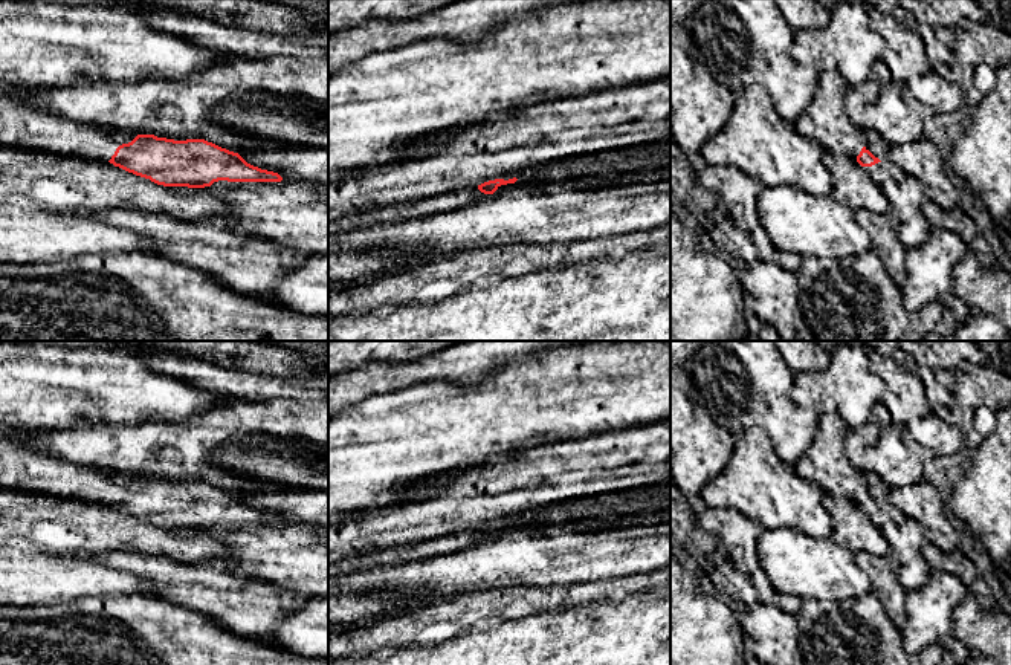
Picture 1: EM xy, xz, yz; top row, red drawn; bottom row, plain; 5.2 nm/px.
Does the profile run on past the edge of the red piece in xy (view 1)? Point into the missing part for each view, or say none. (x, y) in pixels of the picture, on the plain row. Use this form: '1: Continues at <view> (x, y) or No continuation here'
1: Continues at xy (124, 480)

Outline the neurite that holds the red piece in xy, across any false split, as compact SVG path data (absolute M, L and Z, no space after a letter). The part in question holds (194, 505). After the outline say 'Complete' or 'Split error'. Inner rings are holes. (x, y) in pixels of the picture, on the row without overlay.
M116 477L121 488L108 503L163 529L205 530L214 524L281 524L278 515L247 506L238 495L205 482L174 483L154 477Z. Split error

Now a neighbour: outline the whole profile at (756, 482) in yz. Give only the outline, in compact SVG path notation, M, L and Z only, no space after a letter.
M757 425L735 437L728 462L701 489L706 508L736 509L764 529L790 527L814 538L831 538L834 524L823 494L817 483L802 478L794 465L777 456L768 434Z

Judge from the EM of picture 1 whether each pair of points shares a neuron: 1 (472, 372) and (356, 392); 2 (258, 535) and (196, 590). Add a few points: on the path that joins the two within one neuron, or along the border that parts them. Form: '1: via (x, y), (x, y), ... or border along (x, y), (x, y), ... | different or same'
1: via (443, 370), (419, 370), (385, 376) | same
2: border along (222, 557), (232, 572), (260, 580) | different

